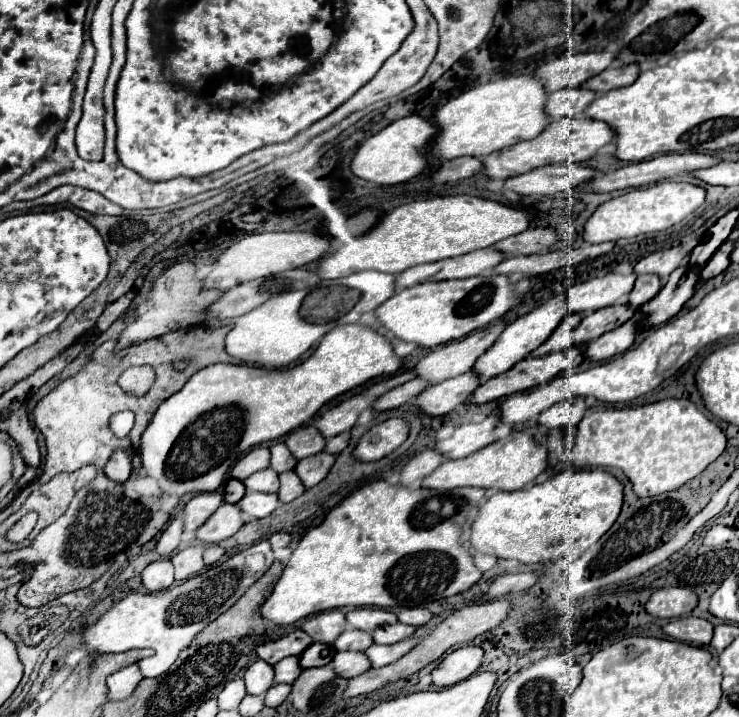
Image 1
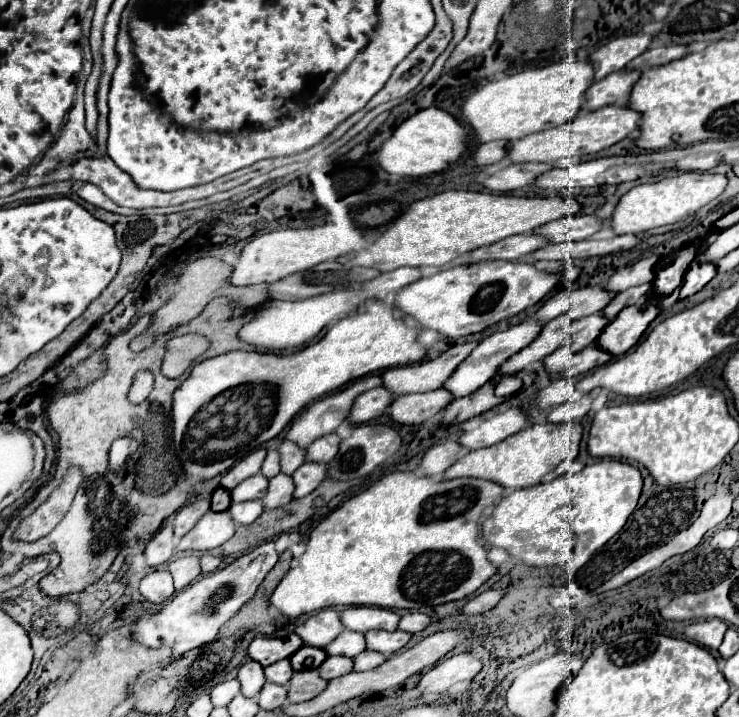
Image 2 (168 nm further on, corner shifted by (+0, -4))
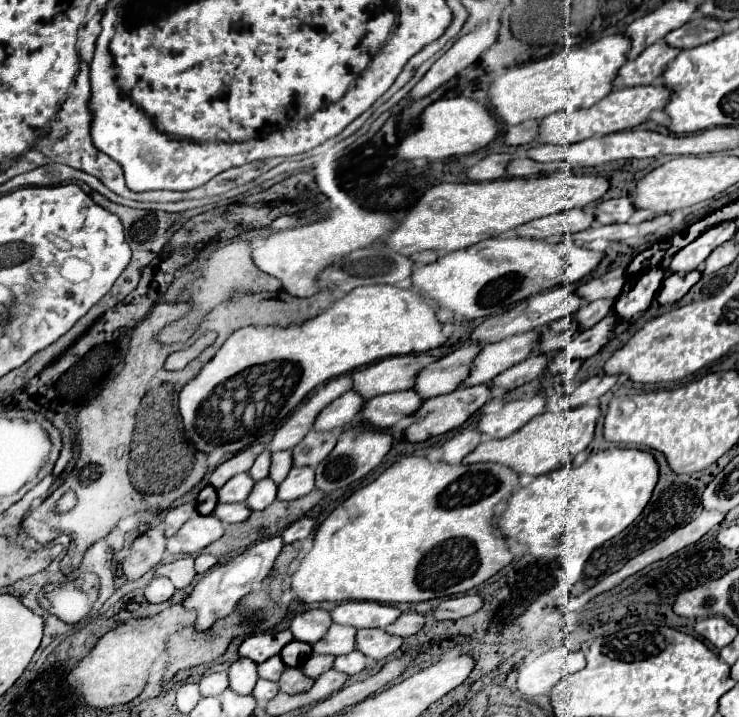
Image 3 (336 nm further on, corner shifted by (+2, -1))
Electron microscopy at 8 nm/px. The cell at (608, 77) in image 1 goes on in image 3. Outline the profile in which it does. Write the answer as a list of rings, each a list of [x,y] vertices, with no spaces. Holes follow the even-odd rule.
[[[695,14],[695,18],[691,22],[669,32],[665,42],[675,48],[687,50],[687,48],[707,44],[707,42],[719,38],[721,34],[723,34],[723,22],[717,22],[717,18],[701,18],[701,14]]]

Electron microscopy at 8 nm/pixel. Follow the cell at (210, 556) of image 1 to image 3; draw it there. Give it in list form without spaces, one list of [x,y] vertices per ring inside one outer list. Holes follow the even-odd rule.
[[[199,554],[199,556],[195,558],[195,572],[197,572],[197,574],[205,574],[205,572],[211,570],[215,564],[217,564],[217,558],[215,558],[215,556]]]

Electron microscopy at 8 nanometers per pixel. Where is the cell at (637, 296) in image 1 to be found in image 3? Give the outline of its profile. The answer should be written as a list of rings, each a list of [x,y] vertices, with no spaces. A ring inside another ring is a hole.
[[[593,300],[585,306],[581,306],[575,312],[575,322],[579,326],[579,330],[587,330],[591,326],[595,326],[601,318],[605,318],[613,308],[613,300]]]

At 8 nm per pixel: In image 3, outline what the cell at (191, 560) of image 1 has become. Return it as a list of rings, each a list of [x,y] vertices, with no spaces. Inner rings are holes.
[[[185,556],[185,558],[179,558],[171,564],[163,564],[155,570],[155,576],[165,576],[169,578],[175,588],[187,588],[193,578],[195,578],[195,570],[193,570],[193,556]]]

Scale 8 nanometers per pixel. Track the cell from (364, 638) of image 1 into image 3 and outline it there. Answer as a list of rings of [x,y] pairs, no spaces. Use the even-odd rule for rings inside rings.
[[[331,624],[325,638],[313,644],[313,652],[315,654],[333,654],[333,656],[349,654],[351,650],[355,650],[355,632],[357,630],[353,626]]]

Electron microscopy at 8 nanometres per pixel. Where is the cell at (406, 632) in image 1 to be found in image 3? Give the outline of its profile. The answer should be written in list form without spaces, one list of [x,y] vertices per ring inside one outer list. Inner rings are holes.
[[[381,628],[357,630],[357,636],[355,636],[355,648],[373,660],[383,660],[391,656],[395,650],[399,650],[401,644],[403,640],[399,636],[391,636]]]

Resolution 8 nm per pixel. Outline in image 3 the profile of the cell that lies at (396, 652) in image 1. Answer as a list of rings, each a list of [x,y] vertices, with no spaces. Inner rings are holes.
[[[353,650],[353,652],[345,654],[345,656],[337,656],[335,658],[335,664],[333,664],[335,670],[345,672],[349,676],[351,674],[359,674],[365,666],[367,666],[367,658],[359,650]]]

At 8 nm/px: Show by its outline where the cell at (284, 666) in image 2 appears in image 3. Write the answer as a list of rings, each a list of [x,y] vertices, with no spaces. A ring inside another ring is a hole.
[[[273,656],[269,660],[265,660],[263,664],[257,664],[257,674],[259,678],[265,678],[265,680],[279,680],[279,676],[283,674],[287,666],[283,664],[283,660],[279,656]]]

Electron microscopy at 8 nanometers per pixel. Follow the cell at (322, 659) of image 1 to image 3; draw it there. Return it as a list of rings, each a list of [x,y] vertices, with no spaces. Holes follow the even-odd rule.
[[[293,640],[289,642],[283,650],[281,650],[281,660],[287,664],[287,666],[301,666],[309,656],[311,656],[311,646],[305,644],[305,642],[299,642],[299,640]]]

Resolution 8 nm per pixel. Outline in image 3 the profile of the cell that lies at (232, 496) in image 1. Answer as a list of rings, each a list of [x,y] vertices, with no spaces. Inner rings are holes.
[[[205,486],[197,496],[197,512],[211,514],[215,506],[217,506],[217,492],[213,486]]]

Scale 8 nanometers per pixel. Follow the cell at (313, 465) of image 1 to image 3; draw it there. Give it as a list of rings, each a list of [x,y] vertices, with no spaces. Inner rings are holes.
[[[291,468],[289,476],[277,488],[277,500],[297,500],[315,488],[313,468]]]

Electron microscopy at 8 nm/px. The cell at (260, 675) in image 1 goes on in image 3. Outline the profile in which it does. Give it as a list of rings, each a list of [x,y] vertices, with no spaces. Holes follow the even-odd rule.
[[[239,658],[227,668],[229,674],[229,688],[233,688],[237,694],[251,694],[255,688],[259,676],[257,676],[257,664],[253,664],[249,658]]]

